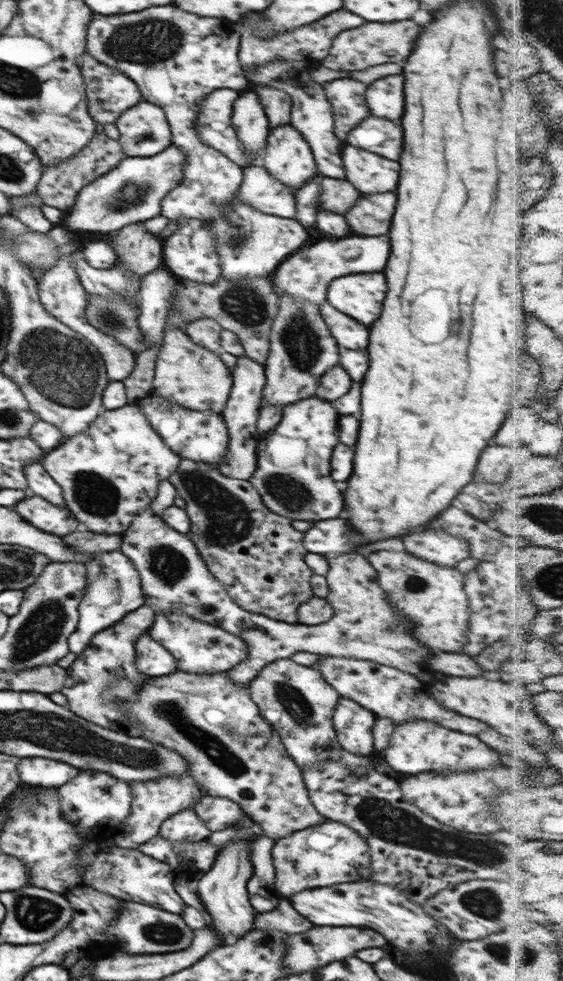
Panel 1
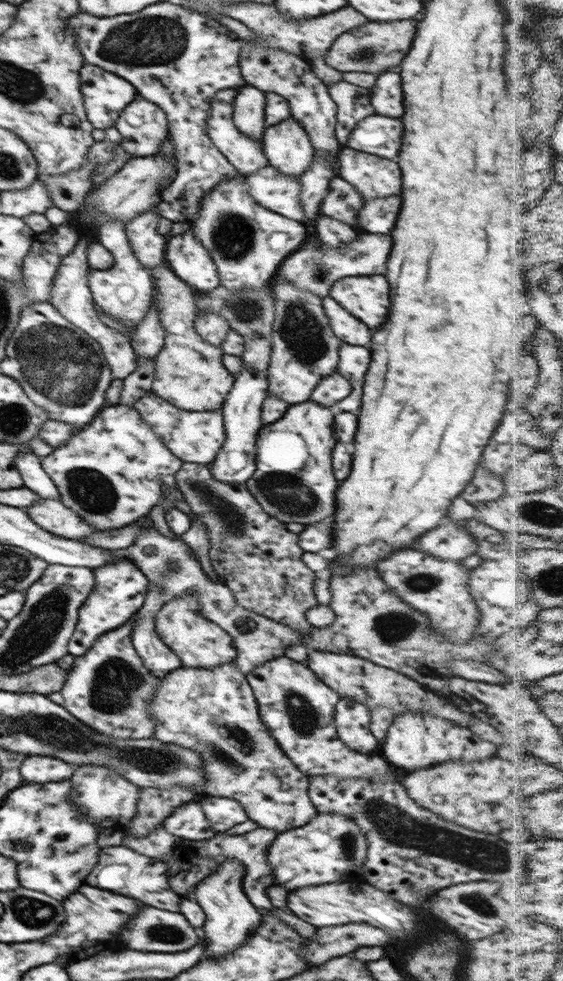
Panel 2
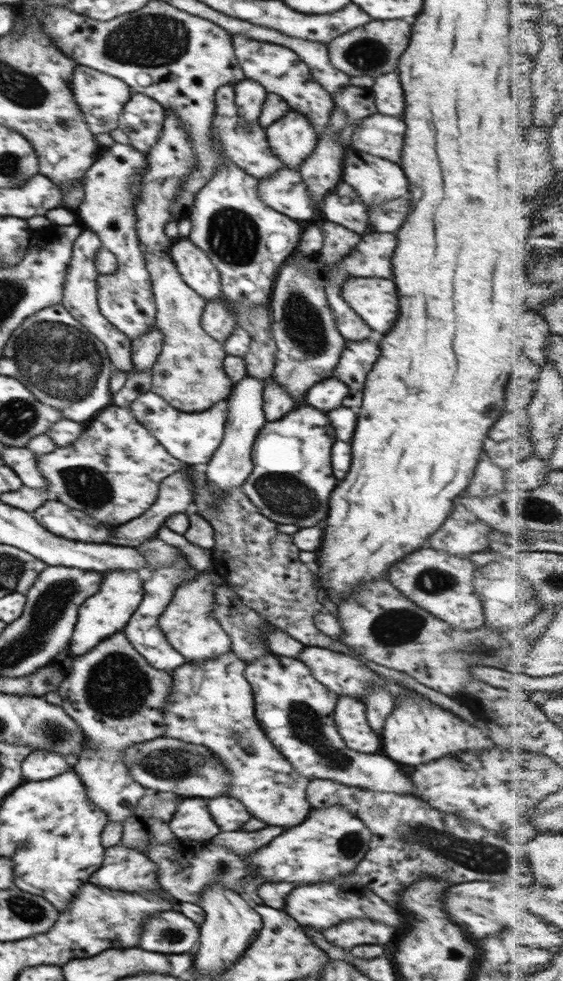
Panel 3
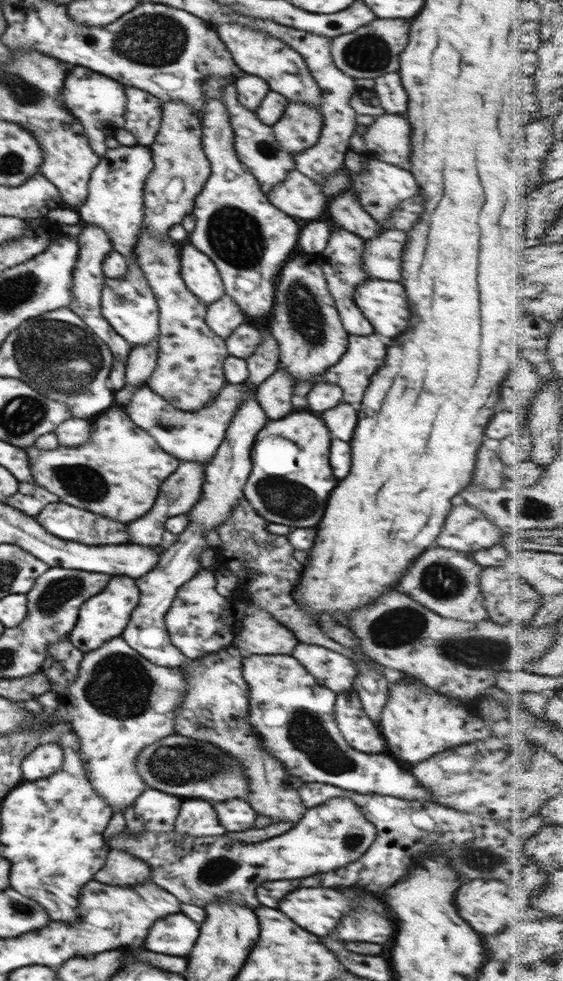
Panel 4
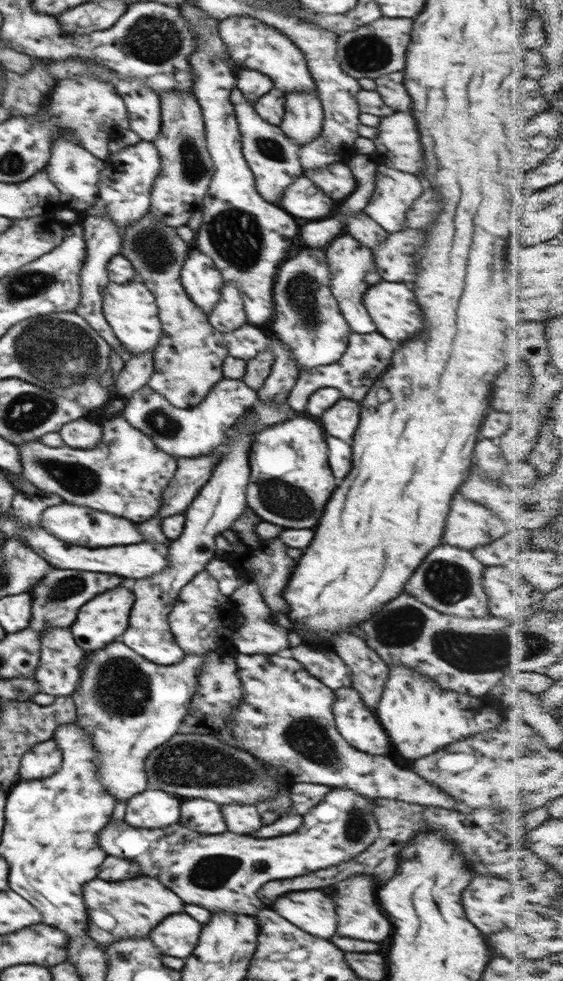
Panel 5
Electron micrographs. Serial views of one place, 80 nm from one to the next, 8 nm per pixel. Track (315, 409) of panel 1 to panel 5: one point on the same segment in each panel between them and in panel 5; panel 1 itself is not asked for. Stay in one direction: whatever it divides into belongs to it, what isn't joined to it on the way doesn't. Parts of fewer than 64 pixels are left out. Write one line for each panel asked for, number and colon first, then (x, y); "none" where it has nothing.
2: (293, 481)
3: (292, 479)
4: (291, 479)
5: (291, 481)

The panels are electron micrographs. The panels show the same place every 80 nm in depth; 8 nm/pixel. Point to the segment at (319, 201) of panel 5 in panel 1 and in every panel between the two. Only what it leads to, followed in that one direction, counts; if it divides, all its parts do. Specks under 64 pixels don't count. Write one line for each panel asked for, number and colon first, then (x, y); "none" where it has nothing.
1: (259, 189)
2: (272, 190)
3: (285, 192)
4: (296, 196)

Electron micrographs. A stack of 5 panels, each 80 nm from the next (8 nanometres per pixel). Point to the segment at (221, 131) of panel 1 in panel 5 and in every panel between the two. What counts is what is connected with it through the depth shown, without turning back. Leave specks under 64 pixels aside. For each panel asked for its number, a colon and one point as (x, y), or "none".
2: (241, 151)
3: (246, 145)
4: (256, 146)
5: (274, 159)

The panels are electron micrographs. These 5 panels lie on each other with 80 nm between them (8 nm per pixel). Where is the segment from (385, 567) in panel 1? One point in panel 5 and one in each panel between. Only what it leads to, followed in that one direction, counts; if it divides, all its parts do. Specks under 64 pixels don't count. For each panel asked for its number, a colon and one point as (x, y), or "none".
2: (438, 588)
3: (441, 583)
4: (446, 581)
5: (450, 581)

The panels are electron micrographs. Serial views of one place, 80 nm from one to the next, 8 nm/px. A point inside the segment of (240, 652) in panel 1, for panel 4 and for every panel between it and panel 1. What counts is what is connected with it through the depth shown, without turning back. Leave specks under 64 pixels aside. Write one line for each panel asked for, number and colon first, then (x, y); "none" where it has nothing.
2: (199, 643)
3: (188, 623)
4: (194, 624)

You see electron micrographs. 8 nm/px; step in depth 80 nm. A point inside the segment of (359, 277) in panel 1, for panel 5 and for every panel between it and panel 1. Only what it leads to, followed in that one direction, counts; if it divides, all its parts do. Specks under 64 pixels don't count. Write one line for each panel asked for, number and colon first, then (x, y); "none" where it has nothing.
2: (366, 297)
3: (375, 299)
4: (384, 303)
5: (393, 308)

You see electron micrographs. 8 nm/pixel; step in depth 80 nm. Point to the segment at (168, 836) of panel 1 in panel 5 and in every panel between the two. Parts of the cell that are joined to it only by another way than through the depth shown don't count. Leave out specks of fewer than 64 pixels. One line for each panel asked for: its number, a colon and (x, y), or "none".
2: (188, 823)
3: (192, 820)
4: (197, 817)
5: (203, 816)

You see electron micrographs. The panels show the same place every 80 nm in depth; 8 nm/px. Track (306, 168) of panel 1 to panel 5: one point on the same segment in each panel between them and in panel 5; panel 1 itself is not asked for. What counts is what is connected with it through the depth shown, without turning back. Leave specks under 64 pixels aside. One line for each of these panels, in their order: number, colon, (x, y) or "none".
2: (287, 146)
3: (292, 138)
4: (299, 128)
5: (303, 118)

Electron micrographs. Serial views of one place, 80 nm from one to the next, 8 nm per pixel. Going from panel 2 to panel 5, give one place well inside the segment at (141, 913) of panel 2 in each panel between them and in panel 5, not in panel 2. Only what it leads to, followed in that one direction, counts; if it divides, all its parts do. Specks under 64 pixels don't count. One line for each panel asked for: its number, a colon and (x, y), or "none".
3: (168, 932)
4: (176, 935)
5: (176, 936)

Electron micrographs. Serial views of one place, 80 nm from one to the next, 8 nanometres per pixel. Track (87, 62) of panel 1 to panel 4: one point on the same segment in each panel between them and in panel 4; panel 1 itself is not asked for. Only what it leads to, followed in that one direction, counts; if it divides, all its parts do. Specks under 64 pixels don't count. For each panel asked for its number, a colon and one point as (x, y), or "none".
2: (106, 94)
3: (101, 97)
4: (99, 102)

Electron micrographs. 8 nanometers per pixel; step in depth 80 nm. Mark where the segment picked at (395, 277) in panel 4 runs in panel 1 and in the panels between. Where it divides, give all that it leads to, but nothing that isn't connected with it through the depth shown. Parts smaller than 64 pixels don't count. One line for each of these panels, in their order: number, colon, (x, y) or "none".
1: (306, 275)
2: (306, 270)
3: (373, 258)

